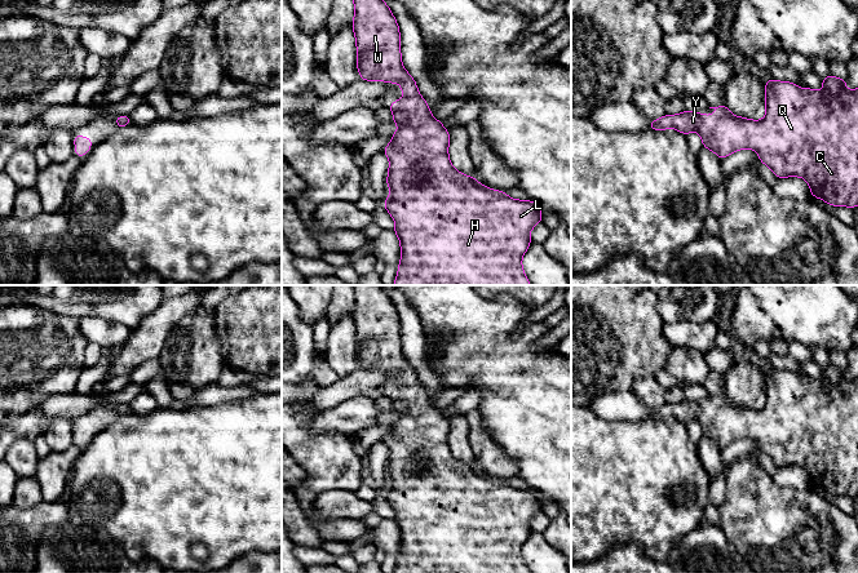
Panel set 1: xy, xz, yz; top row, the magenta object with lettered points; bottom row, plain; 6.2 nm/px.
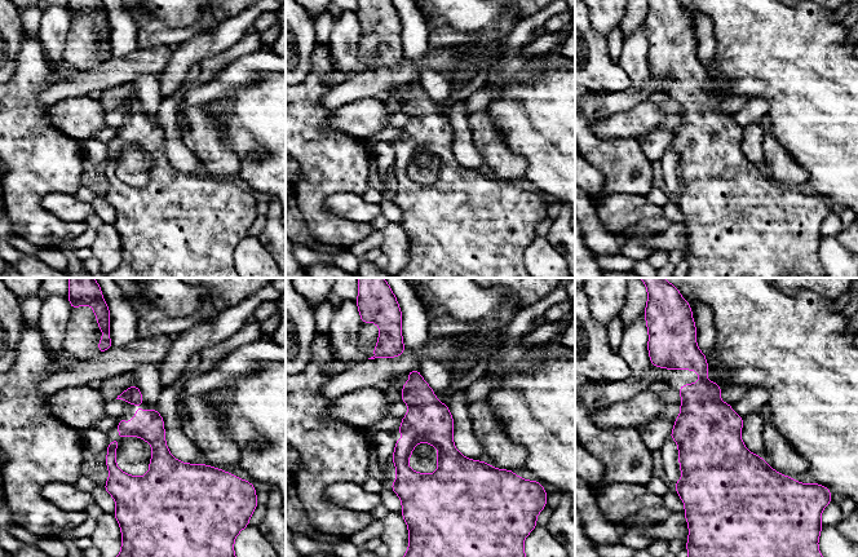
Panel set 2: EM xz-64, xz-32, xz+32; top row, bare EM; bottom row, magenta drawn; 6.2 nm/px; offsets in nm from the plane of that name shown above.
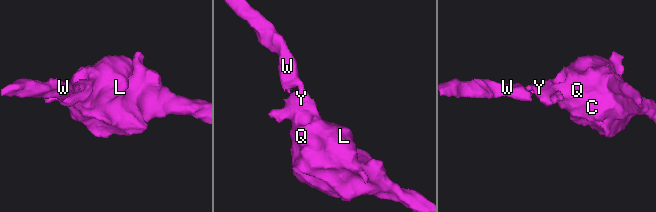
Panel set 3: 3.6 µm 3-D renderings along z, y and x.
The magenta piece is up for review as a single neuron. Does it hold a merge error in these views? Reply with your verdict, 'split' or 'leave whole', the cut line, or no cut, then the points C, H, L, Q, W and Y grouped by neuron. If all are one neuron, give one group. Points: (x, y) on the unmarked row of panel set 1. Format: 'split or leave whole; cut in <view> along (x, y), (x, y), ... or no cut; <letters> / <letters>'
leave whole; no cut; C H L Q W Y

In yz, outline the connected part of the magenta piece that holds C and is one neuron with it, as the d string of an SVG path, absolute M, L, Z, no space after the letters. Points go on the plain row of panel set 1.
M828 364L822 369L823 379L799 377L790 370L769 368L765 373L766 404L762 409L752 409L733 404L725 394L715 397L715 404L684 400L677 404L664 404L651 409L650 418L665 419L675 417L682 423L696 421L702 426L703 436L713 440L721 449L735 440L751 437L759 443L760 452L768 454L778 468L786 466L805 467L814 487L822 488L832 496L858 496L858 377L848 379L846 369Z

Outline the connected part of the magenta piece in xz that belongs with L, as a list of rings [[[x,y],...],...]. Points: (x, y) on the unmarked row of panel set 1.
[[[353,285],[354,290],[354,310],[351,312],[355,334],[357,334],[357,359],[361,363],[361,369],[380,369],[385,372],[399,372],[404,386],[394,390],[389,397],[393,401],[393,410],[398,414],[398,419],[390,425],[392,431],[381,440],[388,444],[389,459],[386,474],[390,479],[390,485],[382,490],[385,498],[389,501],[392,507],[395,510],[394,521],[401,532],[401,551],[398,555],[397,567],[394,573],[531,573],[525,564],[522,558],[522,546],[531,534],[530,521],[534,515],[543,511],[541,497],[531,489],[516,489],[509,487],[505,480],[497,480],[481,474],[474,466],[469,466],[457,461],[448,447],[450,422],[443,417],[442,410],[435,409],[430,401],[430,396],[425,388],[419,383],[417,373],[413,367],[406,360],[402,354],[401,345],[401,323],[399,315],[385,290],[380,285]]]

